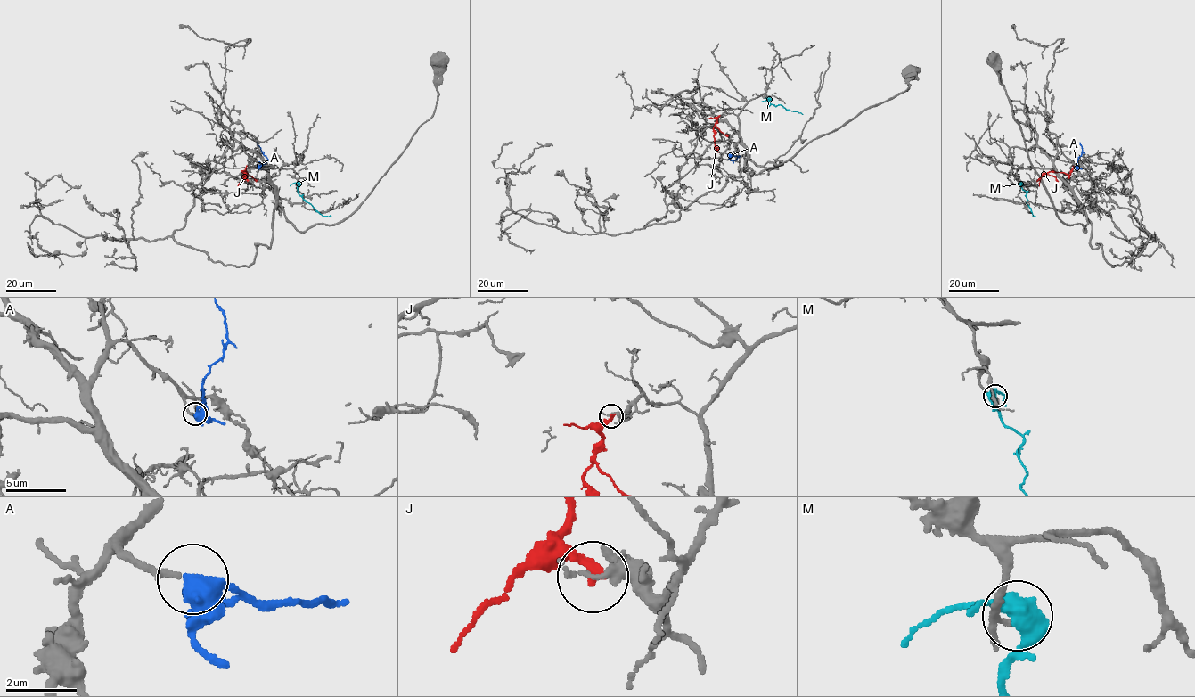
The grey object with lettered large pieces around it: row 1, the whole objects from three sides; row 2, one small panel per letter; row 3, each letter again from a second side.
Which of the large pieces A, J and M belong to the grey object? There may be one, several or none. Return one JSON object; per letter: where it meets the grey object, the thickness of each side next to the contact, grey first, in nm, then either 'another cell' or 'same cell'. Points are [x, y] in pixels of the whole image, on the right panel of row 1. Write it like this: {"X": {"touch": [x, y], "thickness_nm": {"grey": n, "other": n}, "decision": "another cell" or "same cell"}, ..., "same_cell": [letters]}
{"A": {"touch": [1076, 167], "thickness_nm": {"grey": 140, "other": 420}, "decision": "same cell"}, "J": {"touch": [1037, 181], "thickness_nm": {"grey": 320, "other": 280}, "decision": "another cell"}, "M": {"touch": [1021, 184], "thickness_nm": {"grey": 240, "other": 440}, "decision": "another cell"}, "same_cell": ["A"]}

